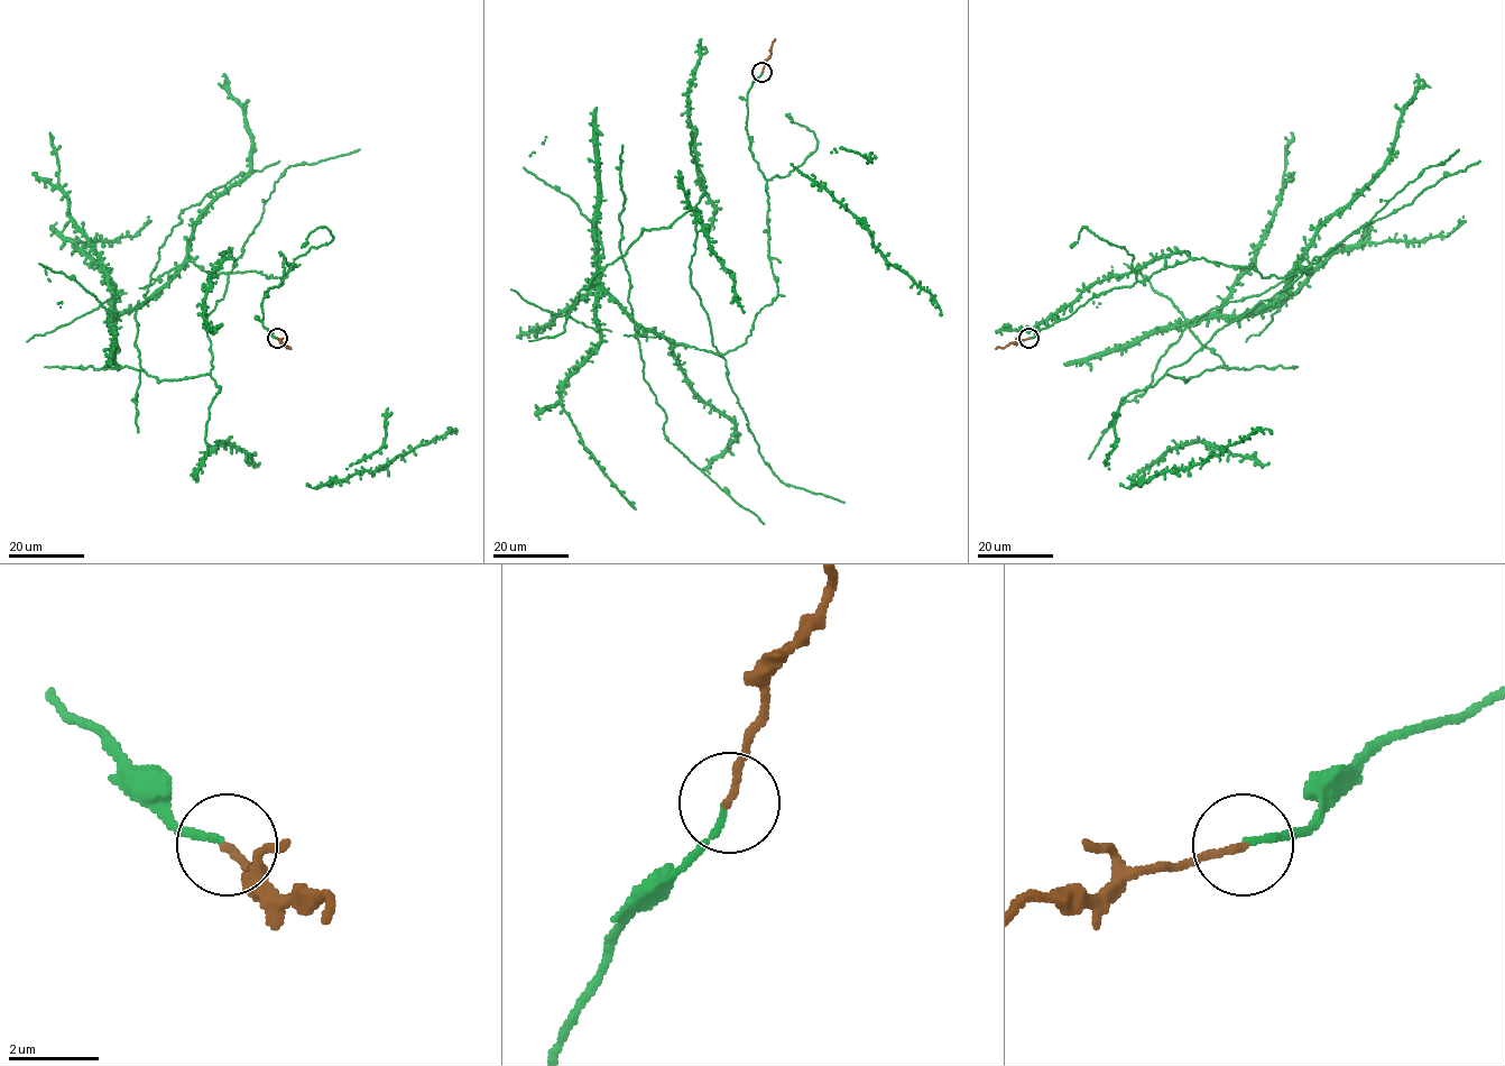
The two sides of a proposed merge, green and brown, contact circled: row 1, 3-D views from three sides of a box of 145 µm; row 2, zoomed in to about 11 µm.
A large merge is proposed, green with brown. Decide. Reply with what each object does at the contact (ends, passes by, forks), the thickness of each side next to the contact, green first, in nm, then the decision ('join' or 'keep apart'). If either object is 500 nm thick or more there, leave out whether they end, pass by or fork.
green ends; brown ends; calibres 130 and 160 nm; join

